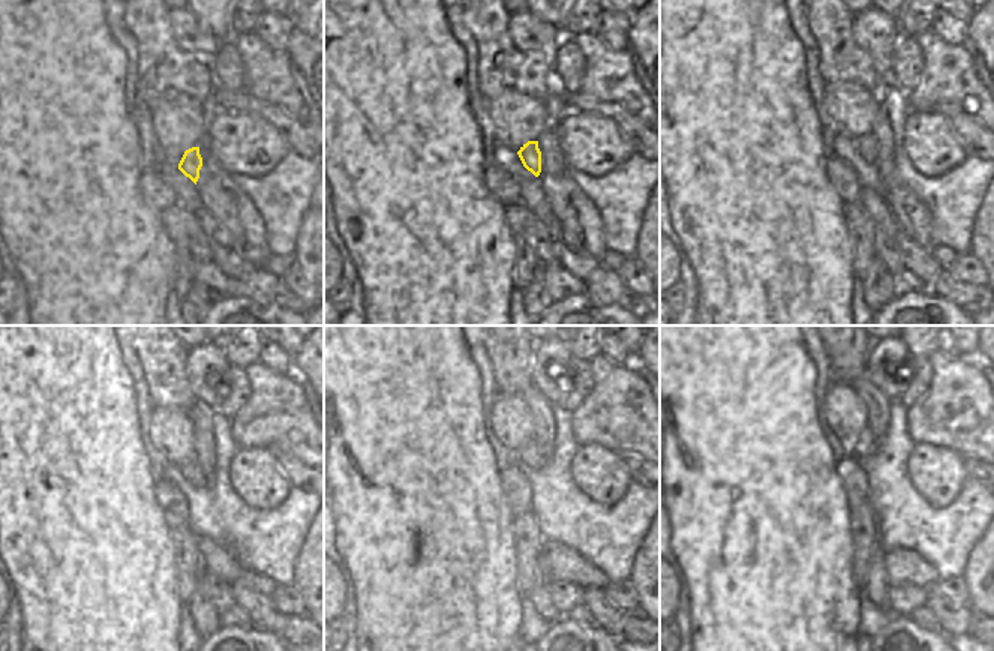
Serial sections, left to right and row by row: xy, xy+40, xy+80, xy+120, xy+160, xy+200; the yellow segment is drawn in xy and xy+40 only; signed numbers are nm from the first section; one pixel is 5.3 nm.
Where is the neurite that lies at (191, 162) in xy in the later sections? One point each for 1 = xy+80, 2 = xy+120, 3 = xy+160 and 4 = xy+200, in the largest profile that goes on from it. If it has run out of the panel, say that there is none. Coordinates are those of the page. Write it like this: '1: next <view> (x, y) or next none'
1: next xy+80 (865, 146)
2: next xy+120 (189, 470)
3: next xy+160 (528, 456)
4: next xy+200 (865, 444)

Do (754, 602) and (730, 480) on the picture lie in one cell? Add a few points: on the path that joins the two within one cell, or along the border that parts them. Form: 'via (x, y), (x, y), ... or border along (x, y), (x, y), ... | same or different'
via (753, 570), (745, 563), (745, 507) | same

